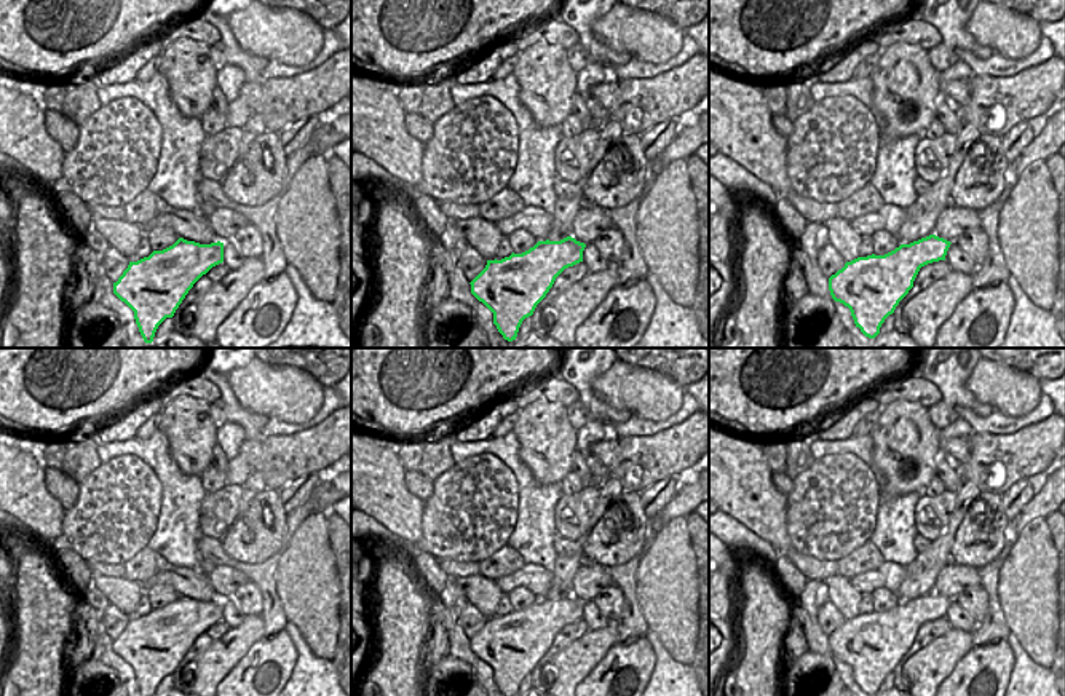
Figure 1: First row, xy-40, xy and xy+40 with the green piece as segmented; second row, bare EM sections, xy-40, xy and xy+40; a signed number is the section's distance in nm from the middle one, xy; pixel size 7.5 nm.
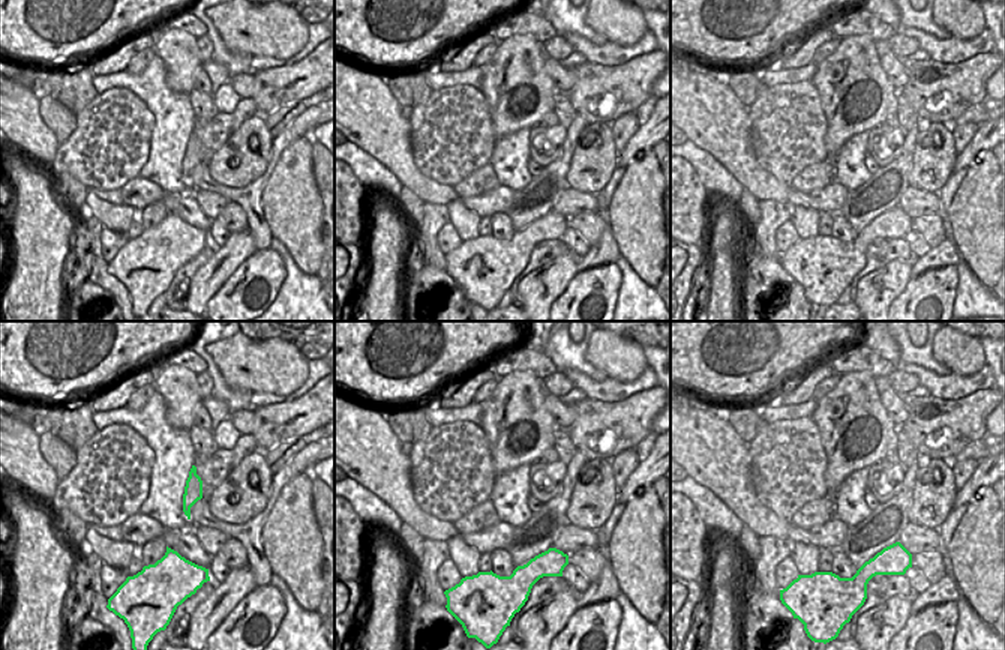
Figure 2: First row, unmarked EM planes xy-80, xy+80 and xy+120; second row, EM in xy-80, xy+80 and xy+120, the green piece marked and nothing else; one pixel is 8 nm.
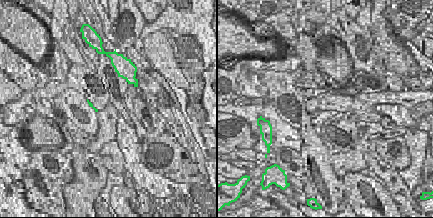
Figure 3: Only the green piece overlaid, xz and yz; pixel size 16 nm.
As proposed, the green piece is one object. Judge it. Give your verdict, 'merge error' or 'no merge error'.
no merge error

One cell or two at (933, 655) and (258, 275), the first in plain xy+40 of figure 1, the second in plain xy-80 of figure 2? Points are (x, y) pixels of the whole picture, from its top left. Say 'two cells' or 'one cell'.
two cells

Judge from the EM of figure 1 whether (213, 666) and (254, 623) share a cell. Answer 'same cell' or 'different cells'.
same cell

